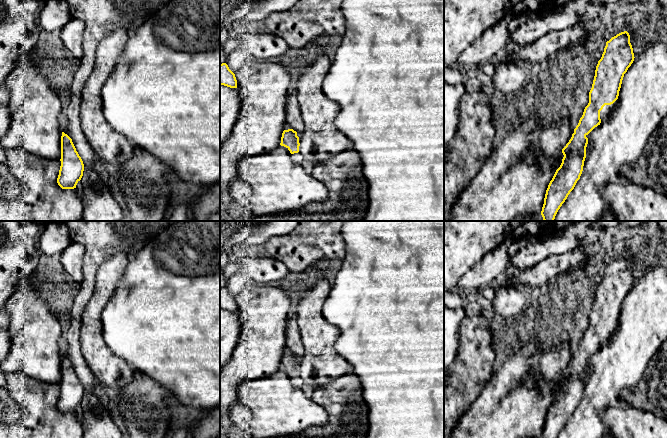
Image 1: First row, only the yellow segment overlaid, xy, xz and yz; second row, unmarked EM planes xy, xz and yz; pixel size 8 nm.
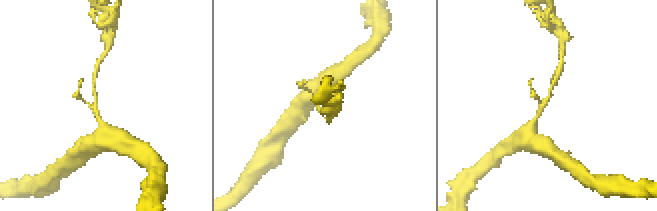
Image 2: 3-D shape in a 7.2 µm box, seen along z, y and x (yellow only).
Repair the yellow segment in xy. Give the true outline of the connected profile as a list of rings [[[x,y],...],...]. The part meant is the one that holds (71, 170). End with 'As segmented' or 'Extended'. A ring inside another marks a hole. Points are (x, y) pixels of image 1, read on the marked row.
[[[62,132],[61,136],[61,166],[57,183],[62,189],[74,189],[81,180],[84,164],[72,139]]]. As segmented

